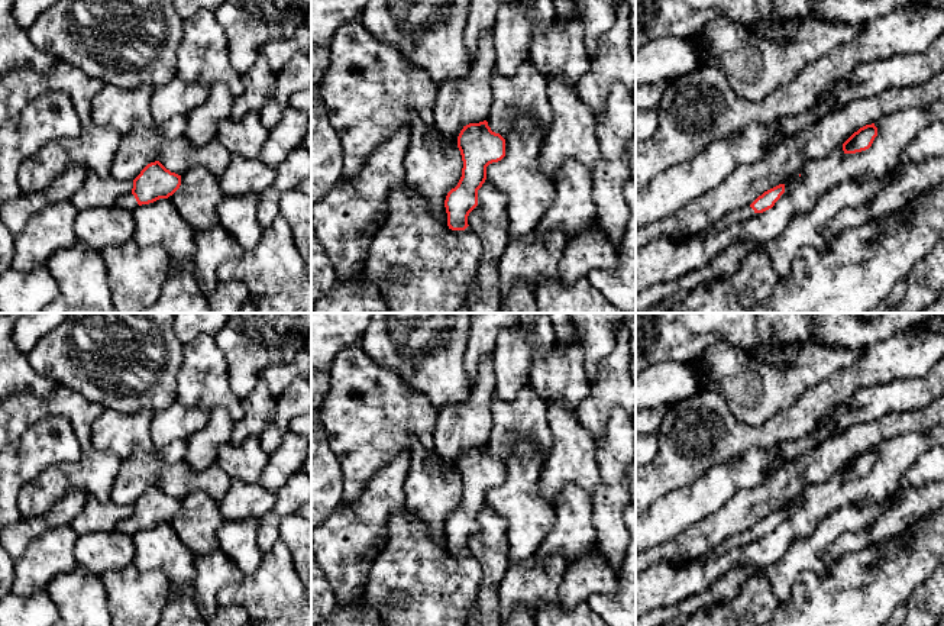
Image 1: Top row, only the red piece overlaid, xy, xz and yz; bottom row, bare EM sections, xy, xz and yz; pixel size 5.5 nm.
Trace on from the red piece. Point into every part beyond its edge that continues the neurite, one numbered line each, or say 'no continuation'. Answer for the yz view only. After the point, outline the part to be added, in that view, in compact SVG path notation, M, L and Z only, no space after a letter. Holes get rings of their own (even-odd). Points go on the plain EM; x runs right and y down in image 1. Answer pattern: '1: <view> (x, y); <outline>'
1: yz (743, 538); M744 530L736 535L728 536L715 548L707 551L704 555L698 556L696 559L708 559L714 555L722 554L724 551L743 546L750 543L754 539L754 535L750 530Z

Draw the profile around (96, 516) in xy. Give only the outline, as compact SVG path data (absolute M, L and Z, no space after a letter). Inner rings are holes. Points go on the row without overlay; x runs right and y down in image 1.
M88 496L83 510L71 522L72 530L81 536L91 532L111 532L114 526L133 513L133 504L117 504L111 500L101 503Z

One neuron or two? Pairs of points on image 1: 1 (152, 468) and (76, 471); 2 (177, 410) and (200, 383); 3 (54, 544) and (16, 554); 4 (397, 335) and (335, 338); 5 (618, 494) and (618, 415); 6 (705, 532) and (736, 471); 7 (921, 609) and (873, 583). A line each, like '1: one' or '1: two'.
1: two
2: two
3: two
4: two
5: one
6: two
7: two

